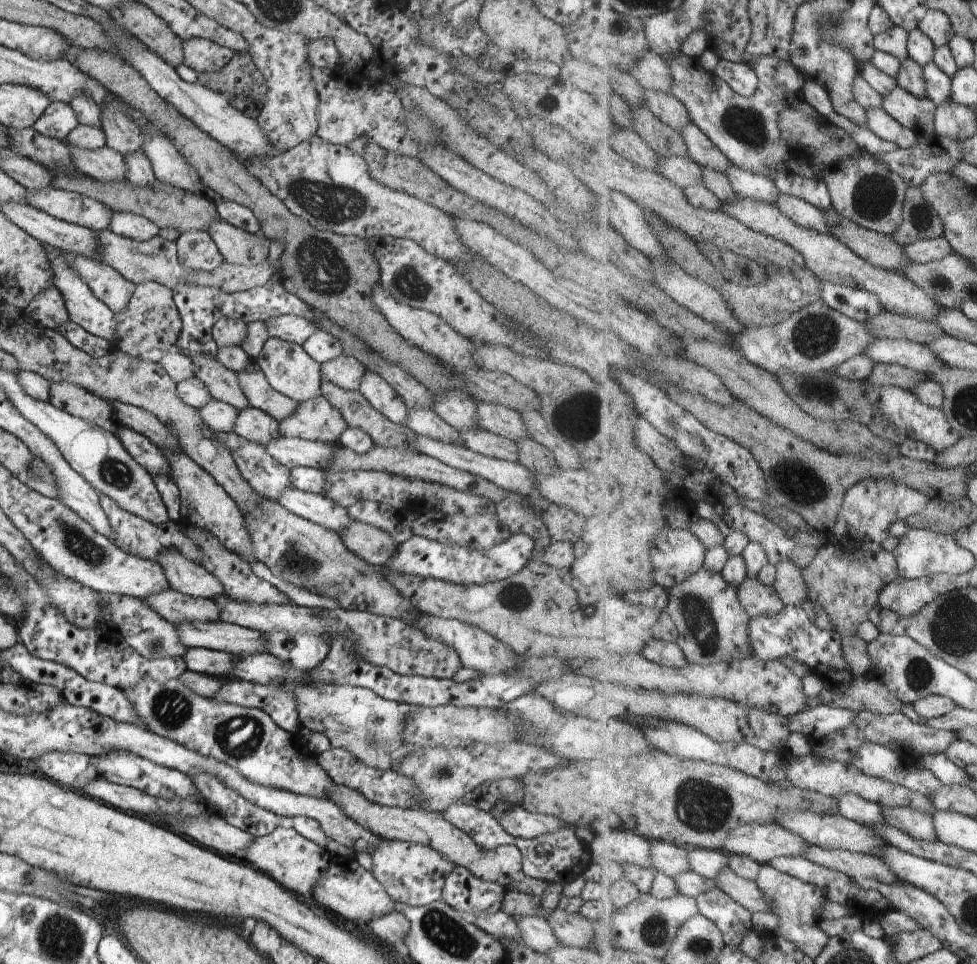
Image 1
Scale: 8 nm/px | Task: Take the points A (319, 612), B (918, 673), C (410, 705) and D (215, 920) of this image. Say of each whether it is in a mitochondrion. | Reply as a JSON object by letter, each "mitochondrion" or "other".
{"A":"other","B":"mitochondrion","C":"other","D":"other"}

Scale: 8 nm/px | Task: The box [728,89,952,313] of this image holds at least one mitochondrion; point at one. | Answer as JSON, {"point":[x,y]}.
{"point":[874,195]}

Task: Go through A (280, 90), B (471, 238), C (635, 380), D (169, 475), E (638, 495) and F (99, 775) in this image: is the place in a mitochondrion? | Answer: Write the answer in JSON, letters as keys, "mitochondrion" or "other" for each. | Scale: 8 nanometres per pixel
{"A":"other","B":"other","C":"other","D":"other","E":"other","F":"other"}

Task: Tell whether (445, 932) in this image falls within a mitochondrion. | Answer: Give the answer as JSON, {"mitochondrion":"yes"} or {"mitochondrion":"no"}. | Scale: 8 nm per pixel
{"mitochondrion":"yes"}

